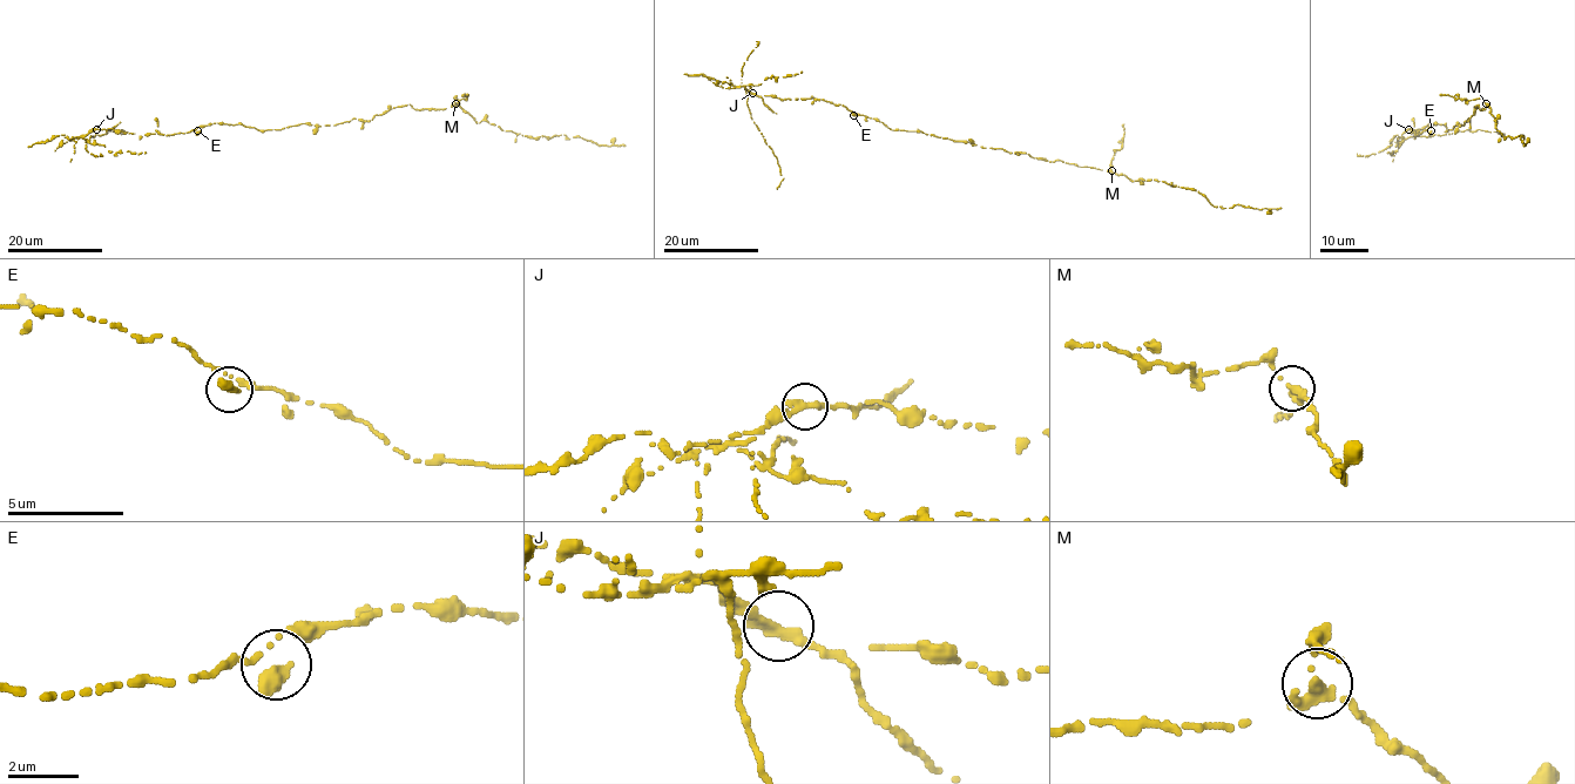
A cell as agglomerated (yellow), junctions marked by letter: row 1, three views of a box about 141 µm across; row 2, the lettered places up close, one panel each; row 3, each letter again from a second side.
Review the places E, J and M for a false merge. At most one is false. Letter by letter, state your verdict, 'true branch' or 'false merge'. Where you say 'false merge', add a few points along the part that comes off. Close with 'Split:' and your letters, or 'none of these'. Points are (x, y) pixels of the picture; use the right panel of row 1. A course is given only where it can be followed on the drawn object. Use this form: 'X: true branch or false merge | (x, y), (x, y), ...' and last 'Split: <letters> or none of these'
E: true branch
J: false merge | (1408, 129), (1403, 133), (1403, 140), (1413, 135), (1469, 129), (1505, 133)
M: true branch
Split: J

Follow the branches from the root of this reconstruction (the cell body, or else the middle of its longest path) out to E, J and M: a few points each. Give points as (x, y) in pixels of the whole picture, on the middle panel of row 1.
E: (953, 140), (920, 130), (892, 129), (880, 121), (850, 112), (853, 115)
J: (953, 140), (920, 130), (892, 129), (822, 99), (759, 98), (751, 93)
M: (953, 140), (1023, 153), (1049, 162), (1112, 170)

